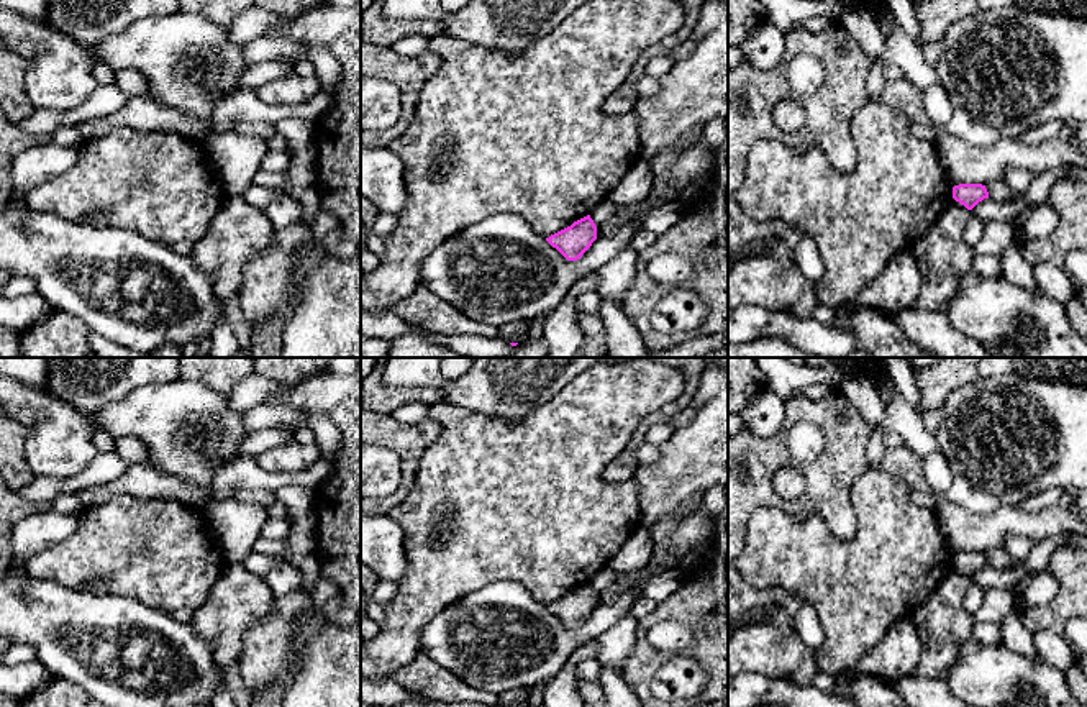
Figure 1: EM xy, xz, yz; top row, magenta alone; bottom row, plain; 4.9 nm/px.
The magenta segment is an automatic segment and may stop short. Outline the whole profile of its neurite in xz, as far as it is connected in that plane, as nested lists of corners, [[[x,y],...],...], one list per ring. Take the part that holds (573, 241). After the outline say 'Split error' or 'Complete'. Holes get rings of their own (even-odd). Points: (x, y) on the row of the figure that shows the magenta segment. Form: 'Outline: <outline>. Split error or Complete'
Outline: [[[590,215],[574,221],[571,226],[551,235],[546,241],[567,261],[577,261],[597,239],[597,226]]]. Complete

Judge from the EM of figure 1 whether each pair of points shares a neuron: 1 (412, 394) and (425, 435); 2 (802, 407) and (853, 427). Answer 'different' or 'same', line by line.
1: different
2: same

